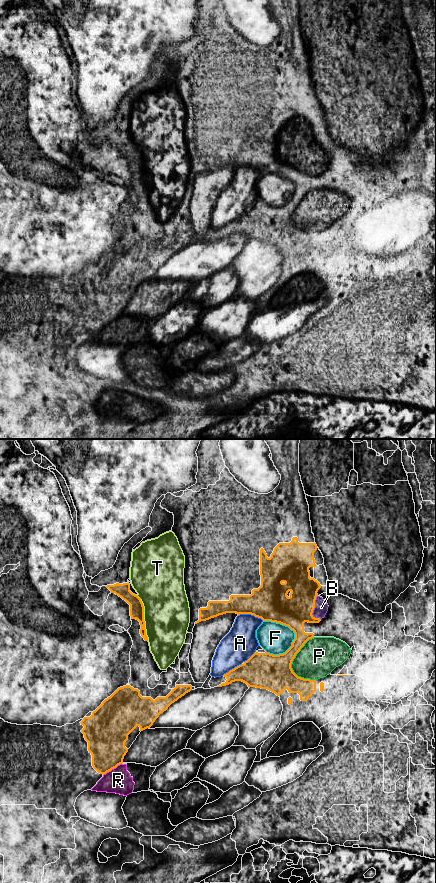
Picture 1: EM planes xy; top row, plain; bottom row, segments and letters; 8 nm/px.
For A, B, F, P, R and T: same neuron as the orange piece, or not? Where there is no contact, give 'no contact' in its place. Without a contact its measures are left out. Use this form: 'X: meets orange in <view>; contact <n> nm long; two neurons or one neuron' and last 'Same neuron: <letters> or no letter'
A: meets orange in xy; contact 220 nm long; two neurons
B: meets orange in xy; contact 200 nm long; one neuron
F: meets orange in xy; contact 320 nm long; two neurons
P: meets orange in xy; contact 360 nm long; two neurons
R: meets orange in xy; contact 180 nm long; two neurons
T: meets orange in xy; contact 380 nm long; two neurons
Same neuron: B

